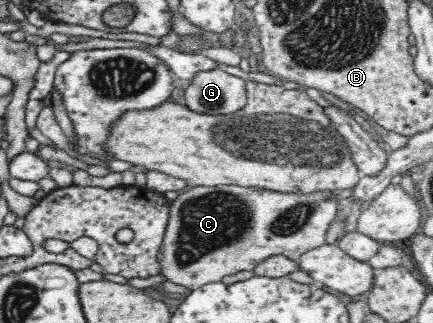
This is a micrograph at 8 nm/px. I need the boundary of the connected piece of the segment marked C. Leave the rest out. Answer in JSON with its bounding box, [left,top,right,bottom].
[158,185,337,290]

